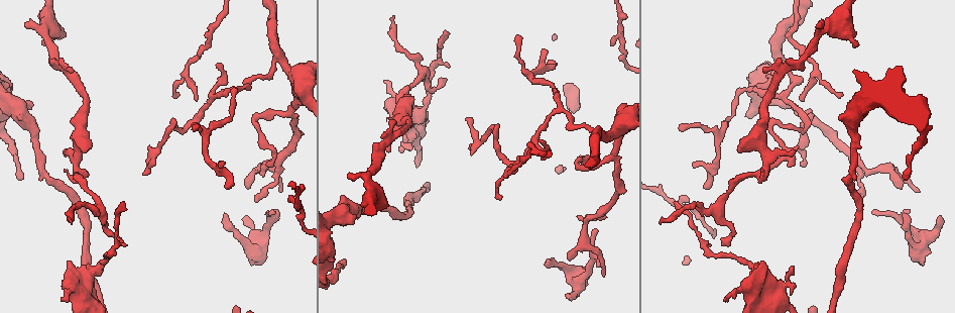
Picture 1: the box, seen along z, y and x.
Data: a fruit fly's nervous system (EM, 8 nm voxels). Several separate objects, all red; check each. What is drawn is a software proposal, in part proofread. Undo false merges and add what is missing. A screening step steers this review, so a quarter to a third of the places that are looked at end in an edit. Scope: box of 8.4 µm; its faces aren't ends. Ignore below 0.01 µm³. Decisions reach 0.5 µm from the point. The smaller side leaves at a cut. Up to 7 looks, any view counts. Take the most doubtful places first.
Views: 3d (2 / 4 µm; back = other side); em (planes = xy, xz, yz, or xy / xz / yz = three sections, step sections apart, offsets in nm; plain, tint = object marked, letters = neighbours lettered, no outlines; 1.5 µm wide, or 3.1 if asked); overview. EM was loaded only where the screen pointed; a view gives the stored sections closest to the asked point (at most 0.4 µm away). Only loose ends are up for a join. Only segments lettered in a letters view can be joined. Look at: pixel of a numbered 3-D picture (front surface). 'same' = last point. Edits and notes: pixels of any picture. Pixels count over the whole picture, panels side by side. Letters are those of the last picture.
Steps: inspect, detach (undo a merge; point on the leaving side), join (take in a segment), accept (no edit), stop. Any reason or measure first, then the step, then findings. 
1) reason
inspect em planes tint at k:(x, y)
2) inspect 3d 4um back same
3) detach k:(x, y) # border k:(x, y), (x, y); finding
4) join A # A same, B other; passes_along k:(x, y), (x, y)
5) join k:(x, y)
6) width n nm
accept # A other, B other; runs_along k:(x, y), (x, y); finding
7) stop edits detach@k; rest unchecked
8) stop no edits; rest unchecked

thin end
inspect 3d 4um at 1:(546, 261)

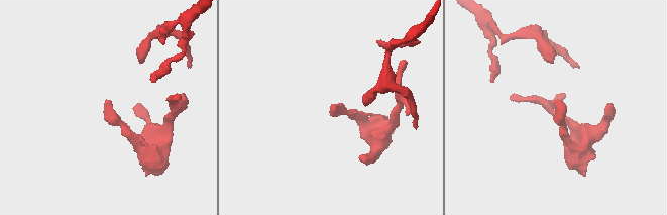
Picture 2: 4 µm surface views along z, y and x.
shape alone is not enough
inspect em planes plain at 2:(333, 104)

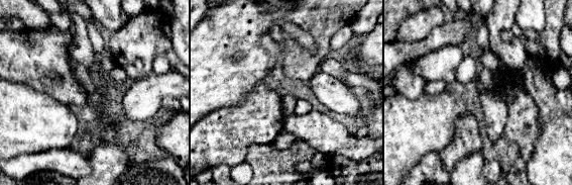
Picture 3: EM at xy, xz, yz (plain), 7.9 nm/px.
inspect em planes letters same

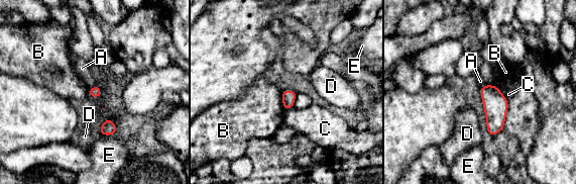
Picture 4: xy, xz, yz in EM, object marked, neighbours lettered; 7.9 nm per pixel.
accept # A other, B other, C other, D other, E other; border 4:(96, 84), (89, 89); none of them fits

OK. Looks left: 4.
thin arm on a thick one
inspect em xz step 4 tint at 1:(276, 60)

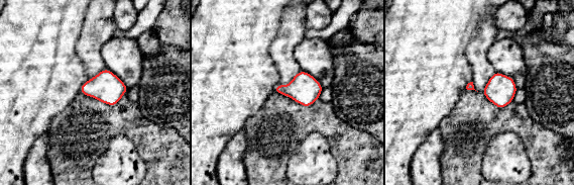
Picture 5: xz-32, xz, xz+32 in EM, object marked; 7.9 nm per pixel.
inspect em yz step 4 tint same

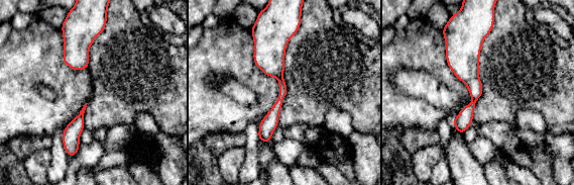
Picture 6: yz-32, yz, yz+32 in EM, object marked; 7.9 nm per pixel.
see the neighbours
inspect em yz step 4 letters same

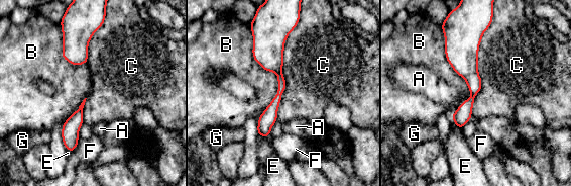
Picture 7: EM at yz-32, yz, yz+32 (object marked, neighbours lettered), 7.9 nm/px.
accept # A other, B other, C other, E other, F other, G other; one neuron here

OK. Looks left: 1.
stop no edits; rest unchecked

